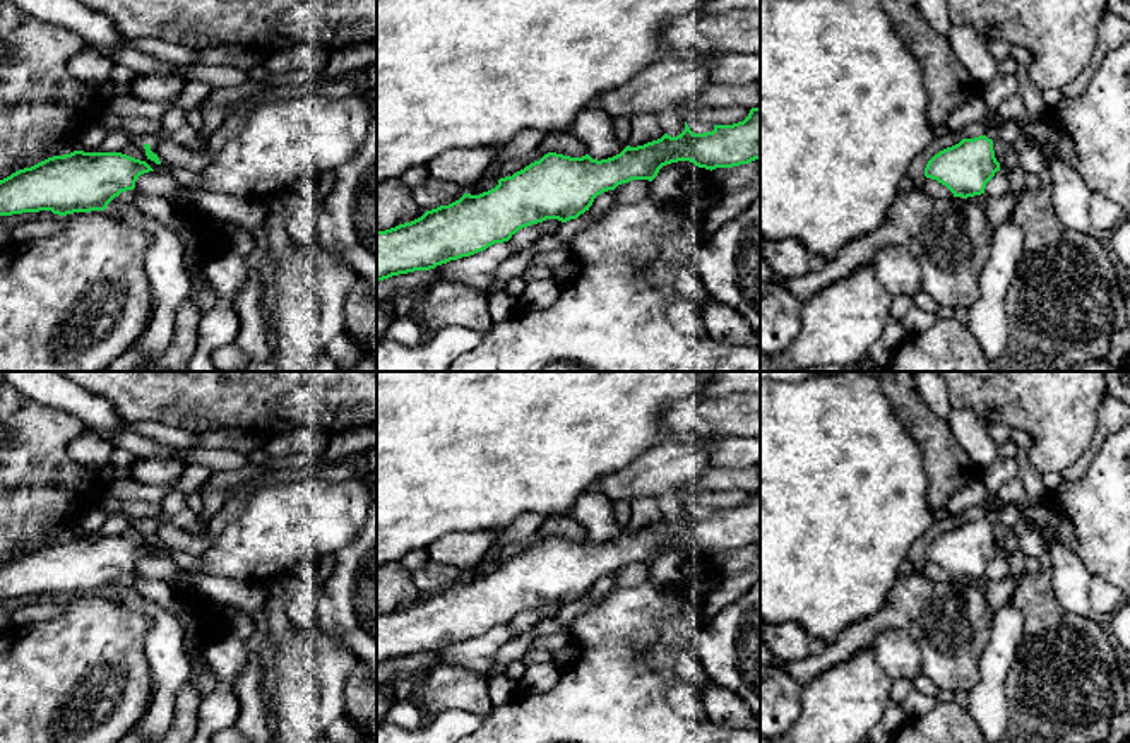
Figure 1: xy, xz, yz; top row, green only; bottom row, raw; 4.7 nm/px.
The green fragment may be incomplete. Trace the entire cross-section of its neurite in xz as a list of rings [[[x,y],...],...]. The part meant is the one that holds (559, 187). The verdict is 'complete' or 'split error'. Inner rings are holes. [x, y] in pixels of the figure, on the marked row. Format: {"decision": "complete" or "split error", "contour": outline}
{"decision": "complete", "contour": [[[752,108],[743,122],[733,125],[714,125],[714,130],[705,134],[693,134],[685,122],[685,130],[676,137],[664,134],[661,139],[644,146],[627,146],[620,154],[601,161],[592,159],[589,154],[582,158],[570,158],[548,152],[539,161],[531,163],[512,176],[500,178],[498,185],[488,192],[479,195],[464,193],[459,200],[426,211],[421,217],[411,223],[377,231],[377,281],[414,270],[430,270],[450,260],[474,255],[495,243],[508,241],[519,229],[546,219],[558,219],[562,223],[577,219],[580,214],[589,211],[594,199],[603,192],[615,190],[618,185],[632,180],[652,181],[659,169],[671,163],[690,161],[699,168],[712,171],[716,168],[748,164],[755,159],[760,159],[760,108]]]}

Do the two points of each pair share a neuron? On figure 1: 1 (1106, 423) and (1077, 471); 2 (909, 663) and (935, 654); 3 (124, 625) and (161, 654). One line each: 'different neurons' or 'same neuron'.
1: same neuron
2: different neurons
3: different neurons

